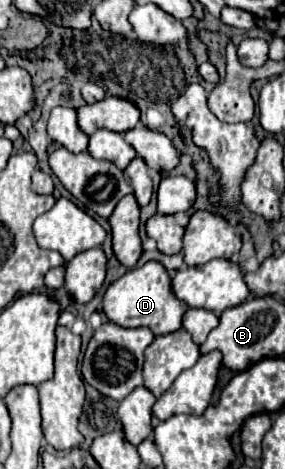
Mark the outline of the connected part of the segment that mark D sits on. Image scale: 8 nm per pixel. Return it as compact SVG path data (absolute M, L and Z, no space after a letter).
M147 262L141 268L125 272L115 280L103 296L105 316L123 328L149 328L155 336L165 336L181 328L181 316L187 310L187 304L177 300L171 292L171 276L159 262Z

